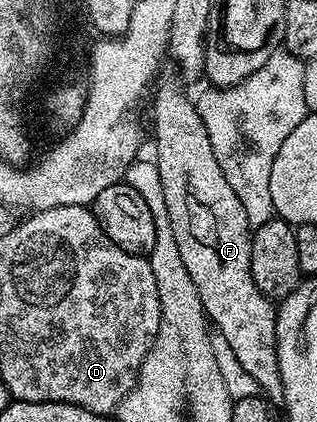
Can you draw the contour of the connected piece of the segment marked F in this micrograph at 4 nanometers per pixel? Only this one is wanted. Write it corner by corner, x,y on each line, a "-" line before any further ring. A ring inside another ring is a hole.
174,85
160,86
154,97
154,137
153,156
159,167
176,247
184,267
188,267
188,275
192,275
192,283
196,283
202,310
206,312
209,324
228,339
228,347
232,347
244,371
256,379
261,396
271,406
281,406
284,383
280,379
276,343
276,305
256,287
256,279
252,279
252,226
248,223
244,203
236,199
236,191
232,191
228,179
224,179
224,171
220,171
220,163
216,163
216,151
212,151
212,139
208,139
208,127
204,127
204,119
200,119
197,104
189,101

